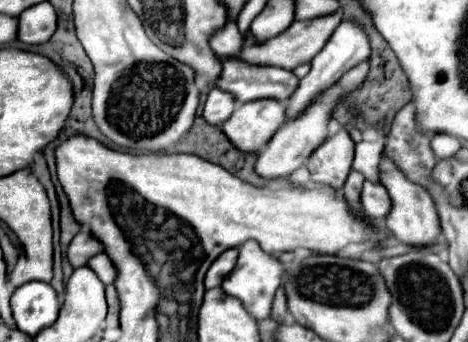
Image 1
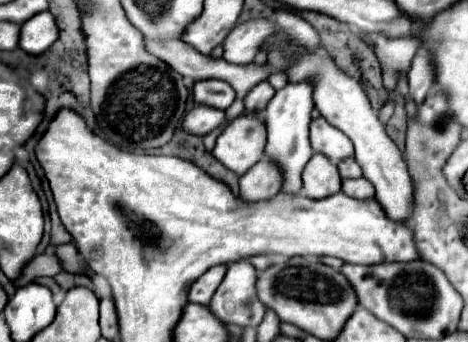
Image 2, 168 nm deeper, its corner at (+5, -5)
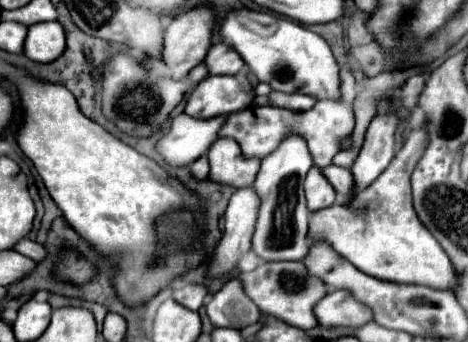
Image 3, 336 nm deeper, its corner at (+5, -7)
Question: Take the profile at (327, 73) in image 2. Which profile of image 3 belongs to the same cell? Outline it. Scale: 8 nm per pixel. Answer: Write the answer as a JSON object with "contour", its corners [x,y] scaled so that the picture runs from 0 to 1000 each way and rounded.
{"contour":[[[513,26],[496,32],[470,67],[470,102],[496,126],[496,137],[517,161],[534,208],[551,237],[573,243],[598,272],[654,272],[679,295],[726,289],[726,219],[722,184],[701,137],[701,126],[641,79],[620,56],[590,56],[577,38]]]}

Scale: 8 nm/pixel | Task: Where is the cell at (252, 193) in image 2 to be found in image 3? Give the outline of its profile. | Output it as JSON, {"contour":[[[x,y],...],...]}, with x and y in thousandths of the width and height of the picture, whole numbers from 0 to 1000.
{"contour":[[[513,547],[491,576],[474,699],[449,751],[449,804],[479,804],[504,787],[513,751],[538,722],[538,687],[551,640],[551,564],[534,547]]]}

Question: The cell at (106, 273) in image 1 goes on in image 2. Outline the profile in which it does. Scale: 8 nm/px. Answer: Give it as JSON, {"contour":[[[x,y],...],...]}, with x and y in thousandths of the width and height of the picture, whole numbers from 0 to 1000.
{"contour":[[[154,711],[111,716],[111,740],[124,751],[124,763],[128,763],[137,792],[145,792],[145,798],[167,798],[167,792],[179,798],[184,792],[184,781],[171,769],[167,734],[162,734],[162,722]]]}

